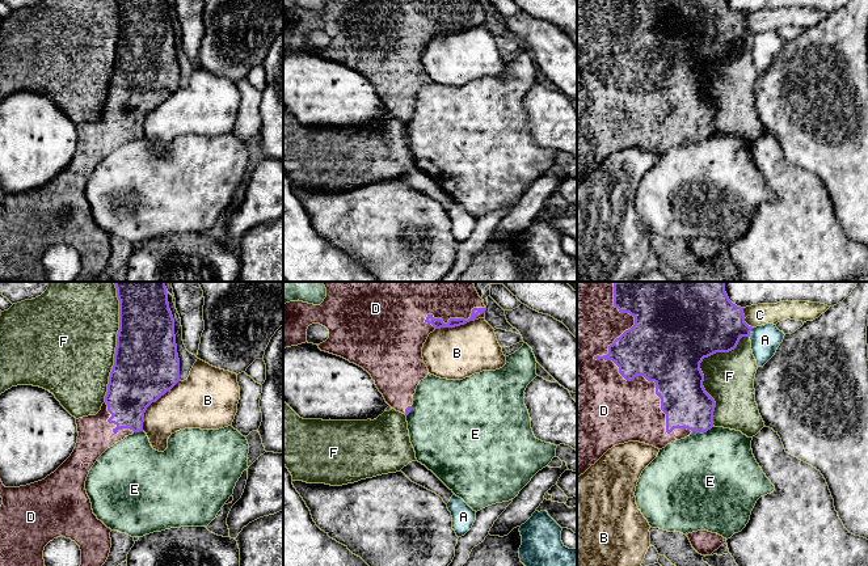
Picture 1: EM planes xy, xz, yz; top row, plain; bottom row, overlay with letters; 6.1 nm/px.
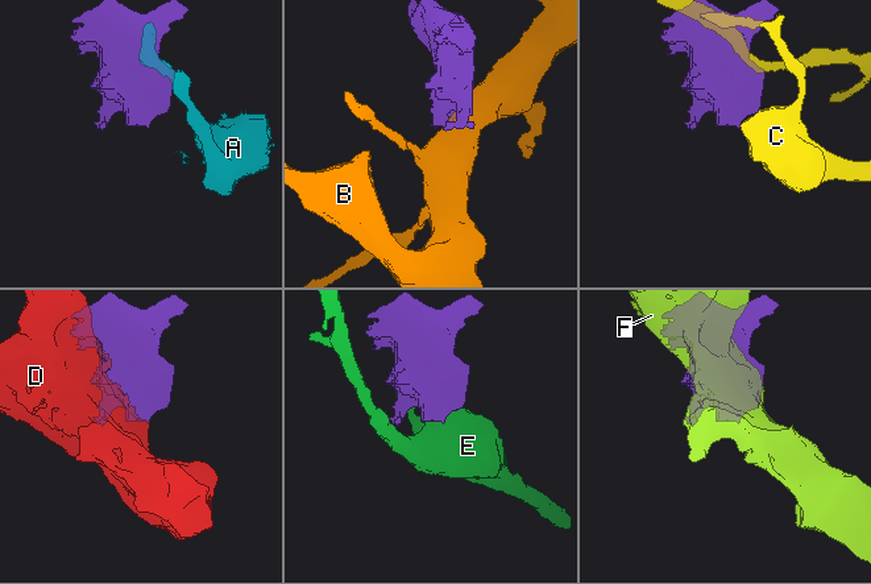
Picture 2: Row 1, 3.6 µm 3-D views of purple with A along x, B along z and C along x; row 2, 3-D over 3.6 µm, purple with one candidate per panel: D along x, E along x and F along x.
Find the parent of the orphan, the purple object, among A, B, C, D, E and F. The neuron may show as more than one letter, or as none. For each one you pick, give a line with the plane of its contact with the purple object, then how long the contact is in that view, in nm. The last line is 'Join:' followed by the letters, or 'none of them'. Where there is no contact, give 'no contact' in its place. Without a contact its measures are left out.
D: contact in yz; length 1000 nm
Join: D

